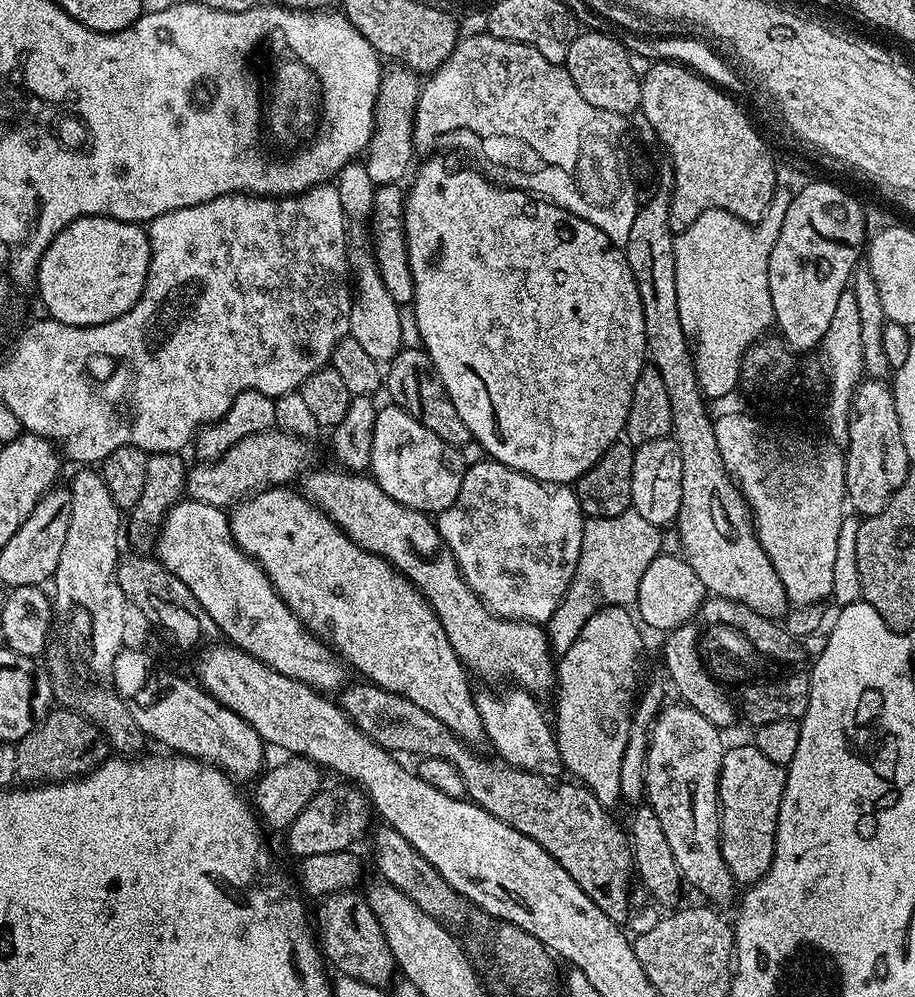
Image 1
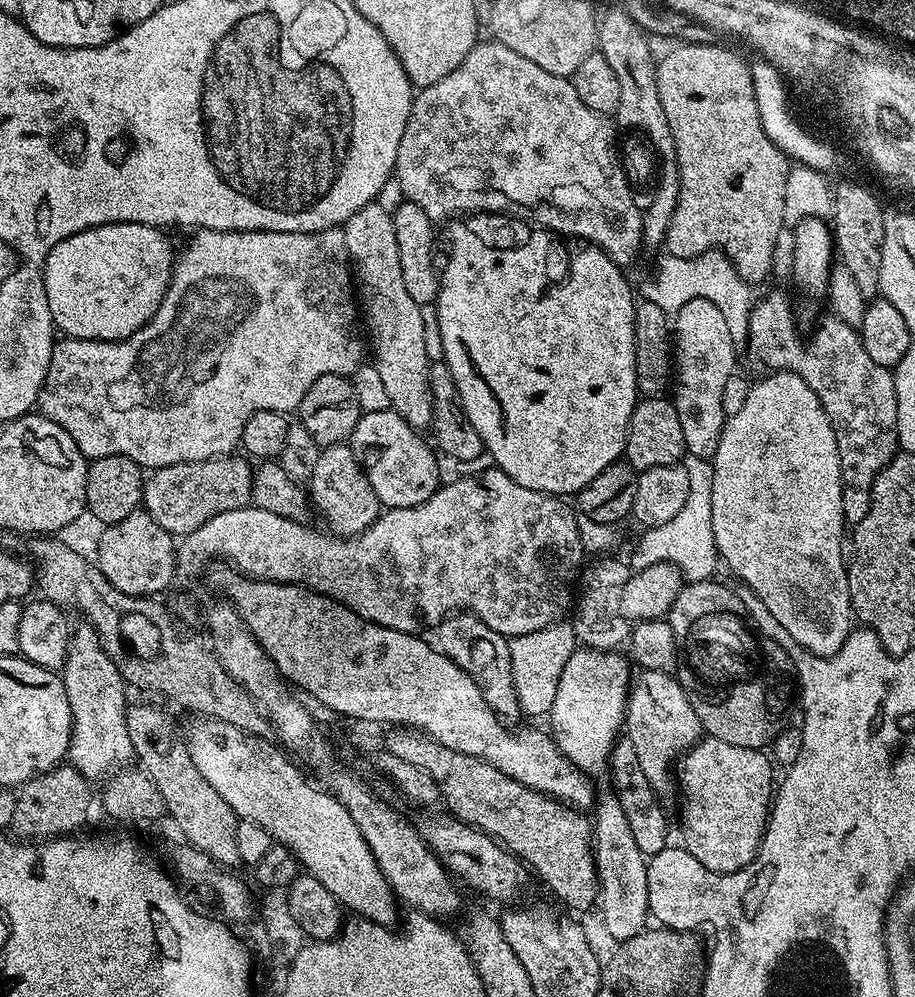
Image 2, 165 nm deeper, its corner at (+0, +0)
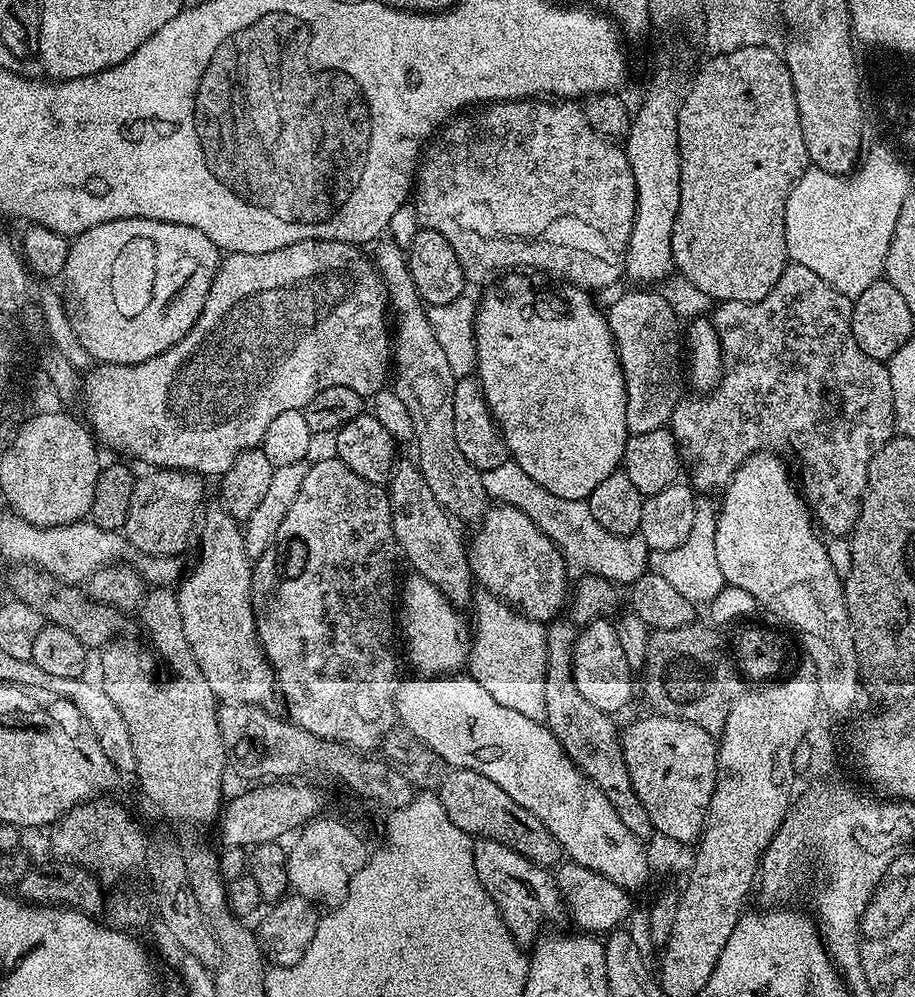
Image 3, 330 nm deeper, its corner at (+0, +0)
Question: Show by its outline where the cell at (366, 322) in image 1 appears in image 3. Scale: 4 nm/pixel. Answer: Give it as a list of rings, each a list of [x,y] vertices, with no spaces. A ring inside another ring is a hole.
[[[389,238],[381,239],[375,248],[374,263],[384,280],[391,311],[395,313],[394,391],[406,405],[410,422],[414,422],[415,463],[422,478],[426,478],[426,486],[430,486],[430,494],[434,494],[449,516],[457,521],[479,521],[489,507],[490,497],[482,486],[481,472],[466,462],[462,450],[458,450],[458,438],[454,438],[454,390],[458,377],[450,370],[438,338],[434,338],[426,305],[420,299],[418,286],[414,286],[414,278],[410,278],[405,249]]]

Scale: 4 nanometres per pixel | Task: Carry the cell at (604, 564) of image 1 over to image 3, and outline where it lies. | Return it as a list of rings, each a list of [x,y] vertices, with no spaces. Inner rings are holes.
[[[483,590],[477,591],[470,601],[470,608],[476,611],[476,632],[474,628],[474,635],[470,640],[470,651],[466,661],[467,671],[478,682],[478,686],[484,687],[488,693],[494,697],[494,702],[498,702],[502,706],[510,706],[510,710],[518,710],[518,714],[526,714],[526,718],[534,718],[535,720],[544,722],[546,721],[546,627],[541,621],[531,620],[526,618],[522,613],[516,611],[504,600],[499,600],[494,594],[485,592]]]

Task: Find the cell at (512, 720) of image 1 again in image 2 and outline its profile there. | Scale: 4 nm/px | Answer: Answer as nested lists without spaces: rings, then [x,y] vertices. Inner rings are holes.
[[[471,614],[449,615],[448,619],[436,625],[434,635],[440,639],[438,641],[440,651],[474,678],[474,682],[482,690],[482,698],[486,698],[486,706],[490,706],[490,710],[494,710],[496,717],[505,724],[515,725],[519,721],[516,719],[521,719],[522,713],[518,694],[514,690],[509,637],[490,630],[486,622]]]

